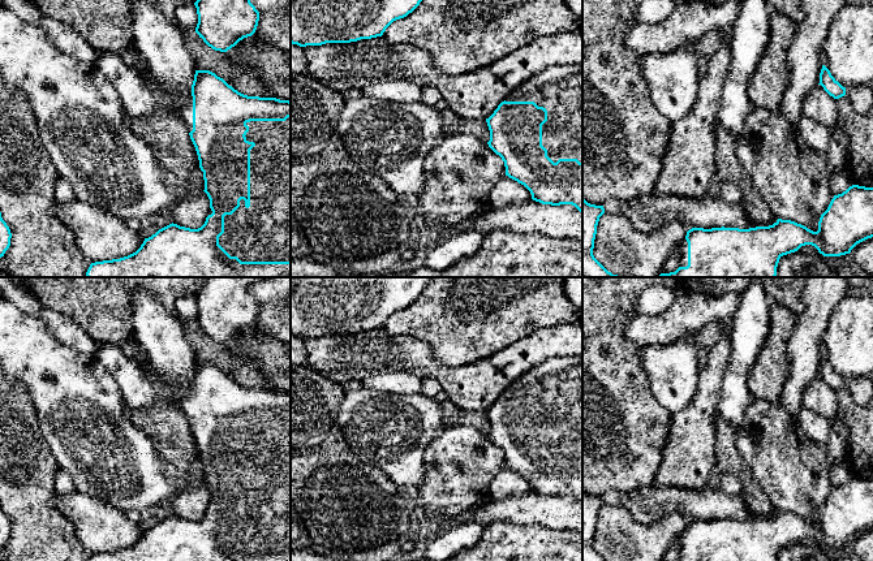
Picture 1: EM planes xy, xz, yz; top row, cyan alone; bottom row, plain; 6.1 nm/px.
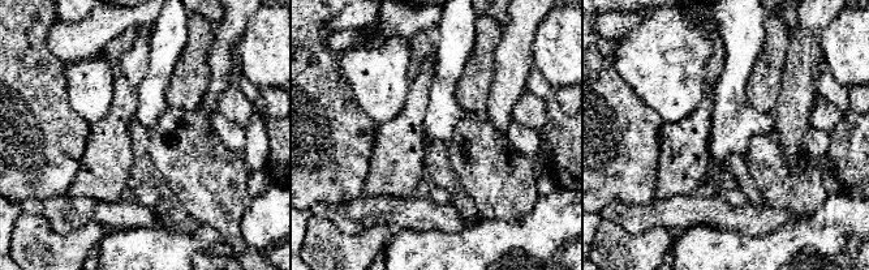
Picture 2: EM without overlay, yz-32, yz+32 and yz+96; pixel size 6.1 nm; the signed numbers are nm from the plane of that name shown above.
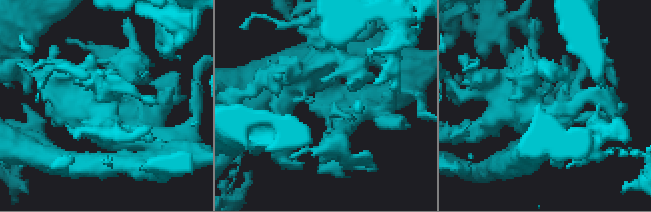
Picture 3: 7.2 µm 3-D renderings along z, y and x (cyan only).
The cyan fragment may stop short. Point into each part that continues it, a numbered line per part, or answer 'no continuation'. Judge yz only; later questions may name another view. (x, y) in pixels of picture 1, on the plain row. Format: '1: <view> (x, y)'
1: yz (683, 539)

